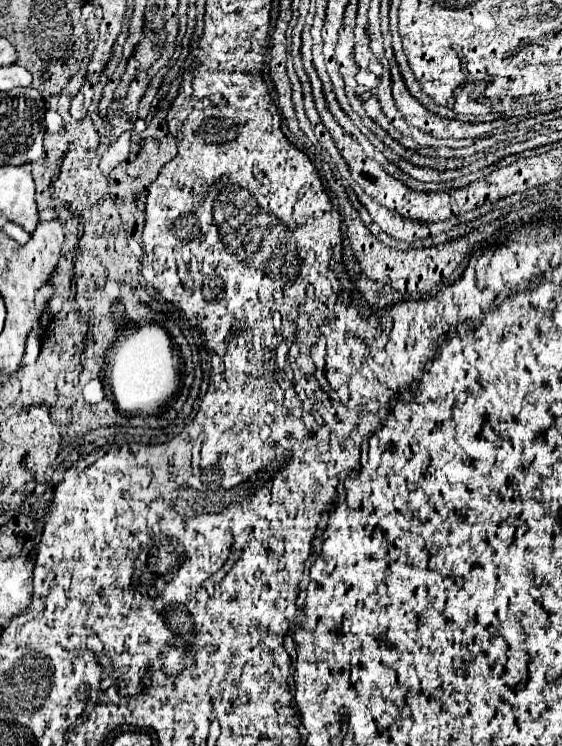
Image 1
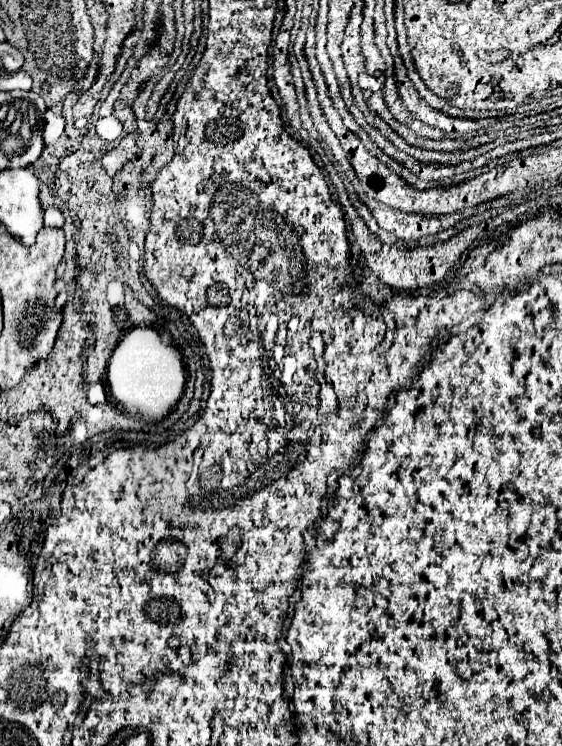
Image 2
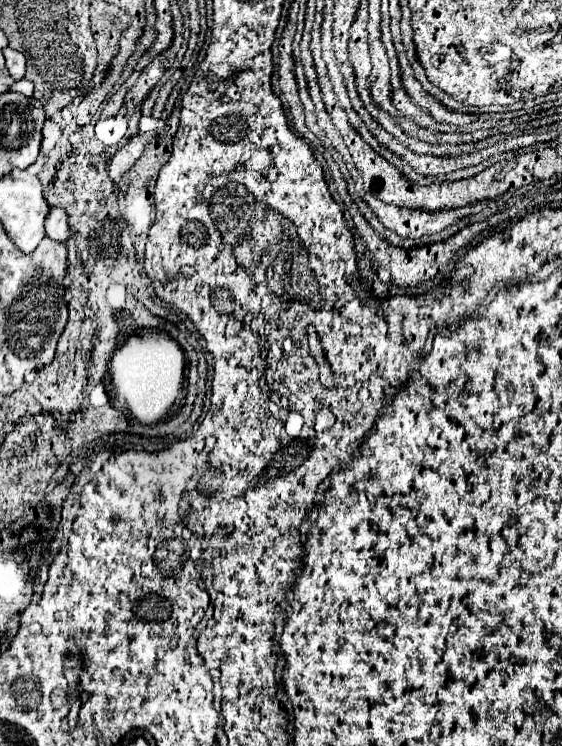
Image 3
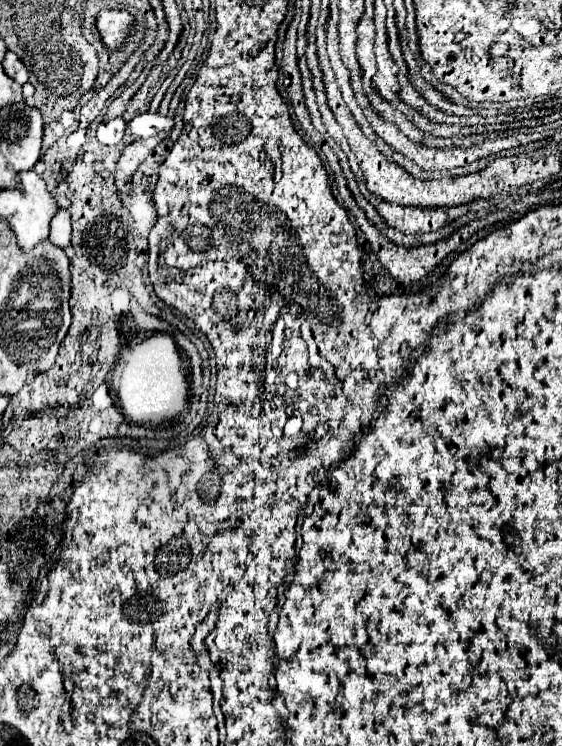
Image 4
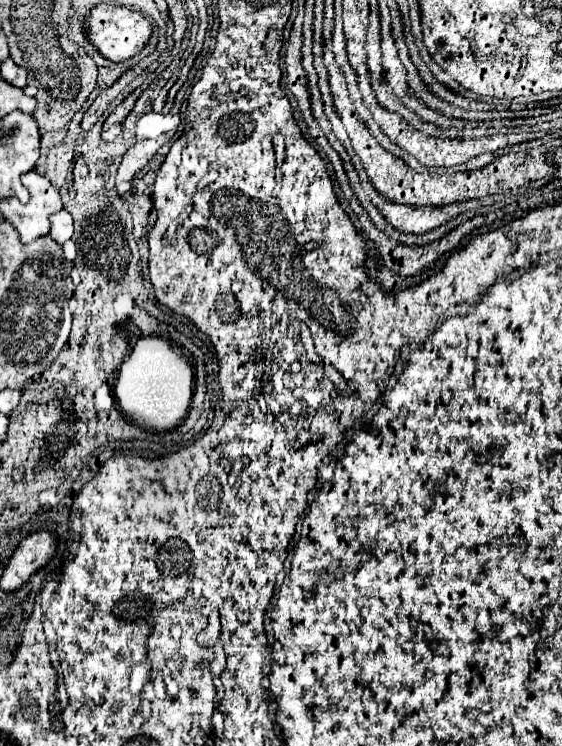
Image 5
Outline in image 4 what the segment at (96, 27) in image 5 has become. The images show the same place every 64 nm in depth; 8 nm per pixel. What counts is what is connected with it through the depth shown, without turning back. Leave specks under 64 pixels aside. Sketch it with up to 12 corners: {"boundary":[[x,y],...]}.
{"boundary":[[106,8],[98,30],[106,46],[116,48],[134,24],[126,10]]}

